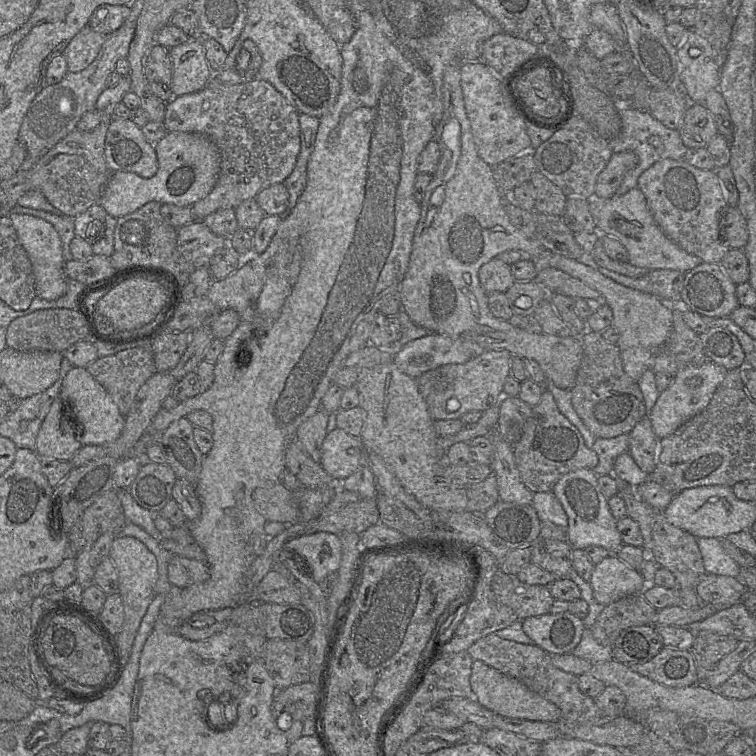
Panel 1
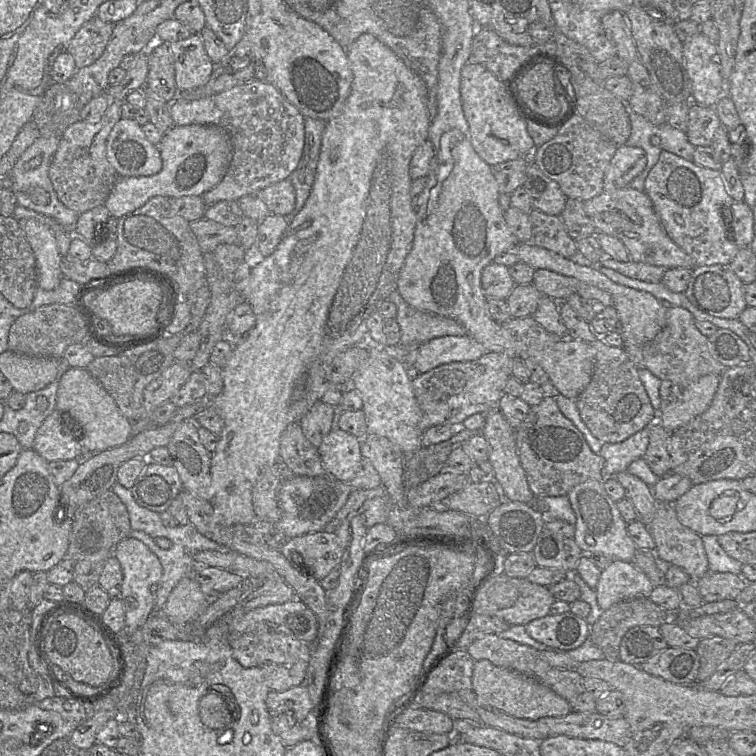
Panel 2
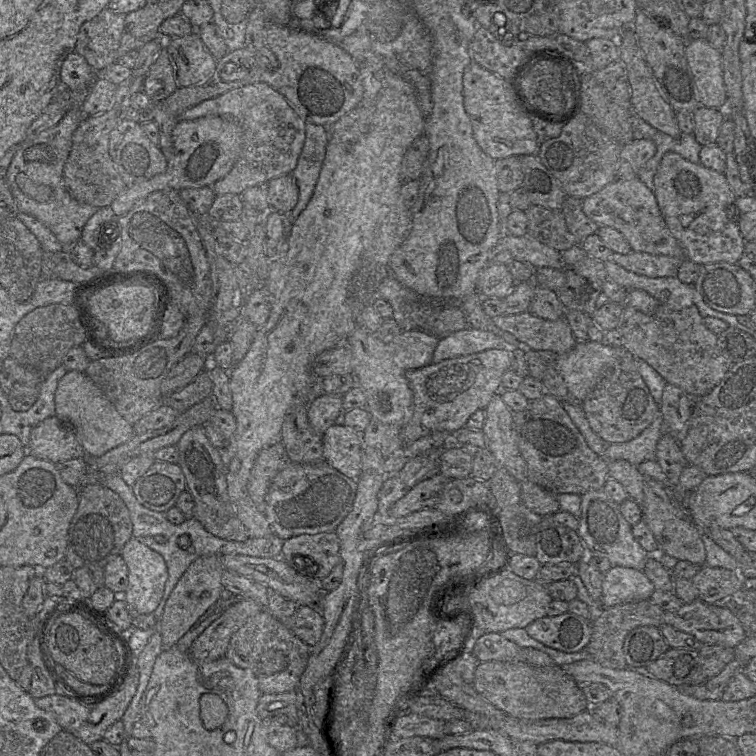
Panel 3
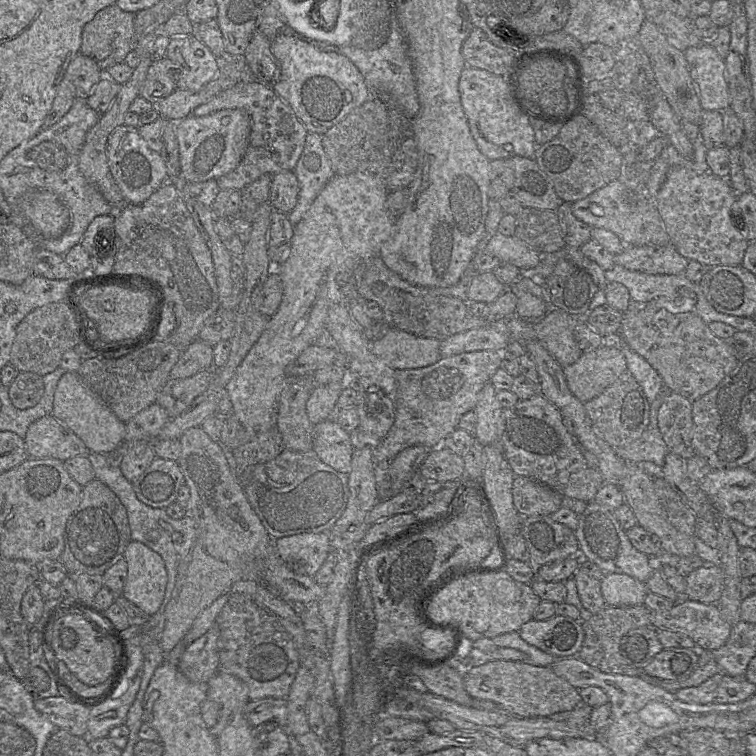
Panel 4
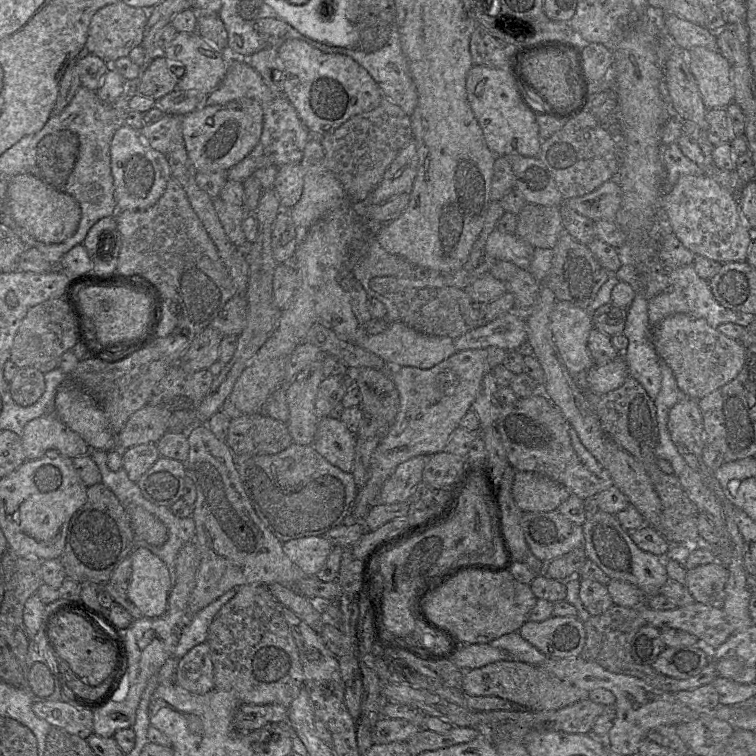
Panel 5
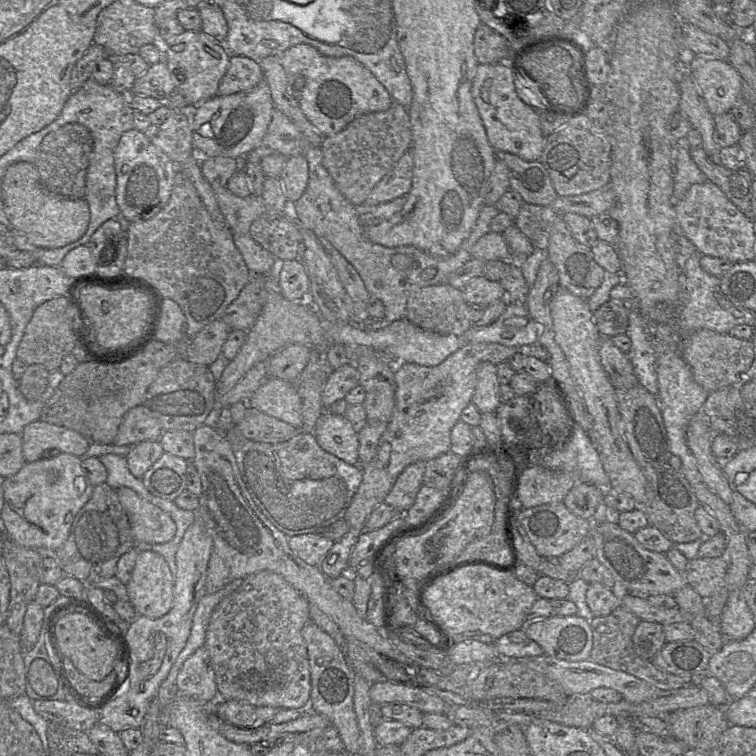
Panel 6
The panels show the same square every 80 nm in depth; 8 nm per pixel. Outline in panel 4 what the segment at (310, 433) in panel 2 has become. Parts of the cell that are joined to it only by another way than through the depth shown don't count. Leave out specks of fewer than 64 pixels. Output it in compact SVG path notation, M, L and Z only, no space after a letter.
M345 383L315 385L306 403L307 415L314 426L328 418L344 387Z

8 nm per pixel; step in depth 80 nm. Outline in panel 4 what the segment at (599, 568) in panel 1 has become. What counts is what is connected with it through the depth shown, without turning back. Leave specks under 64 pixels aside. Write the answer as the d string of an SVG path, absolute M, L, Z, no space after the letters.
M607 573L600 582L606 606L642 605L649 593L646 583L626 574Z

